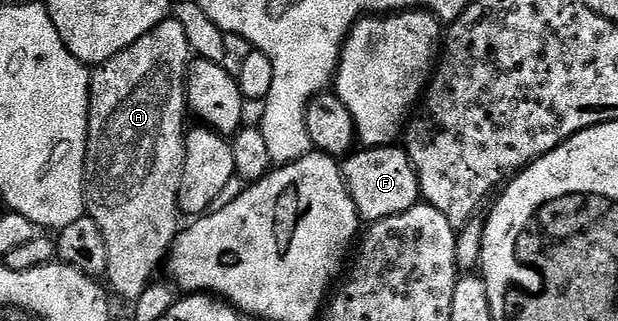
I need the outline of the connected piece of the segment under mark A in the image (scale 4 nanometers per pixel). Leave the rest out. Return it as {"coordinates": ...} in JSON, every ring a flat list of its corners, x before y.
{"coordinates":[[168,18,157,24,144,38,132,42,120,54,108,58,103,64,97,65,90,73,90,117,88,118,88,142,86,143,86,165,84,166,83,194,86,195,86,212,100,226,100,234,104,234,104,246,108,246,108,266,104,277,109,291,114,292,120,299,133,302,144,294,144,290,155,279,154,271,163,267,164,261,169,257,170,248,174,244,174,238,180,231,178,216,178,195,180,194,180,178,184,170,184,154,186,153,186,133,188,123,188,105,186,102,186,74,190,71,192,53,188,44,187,35,175,18]]}

